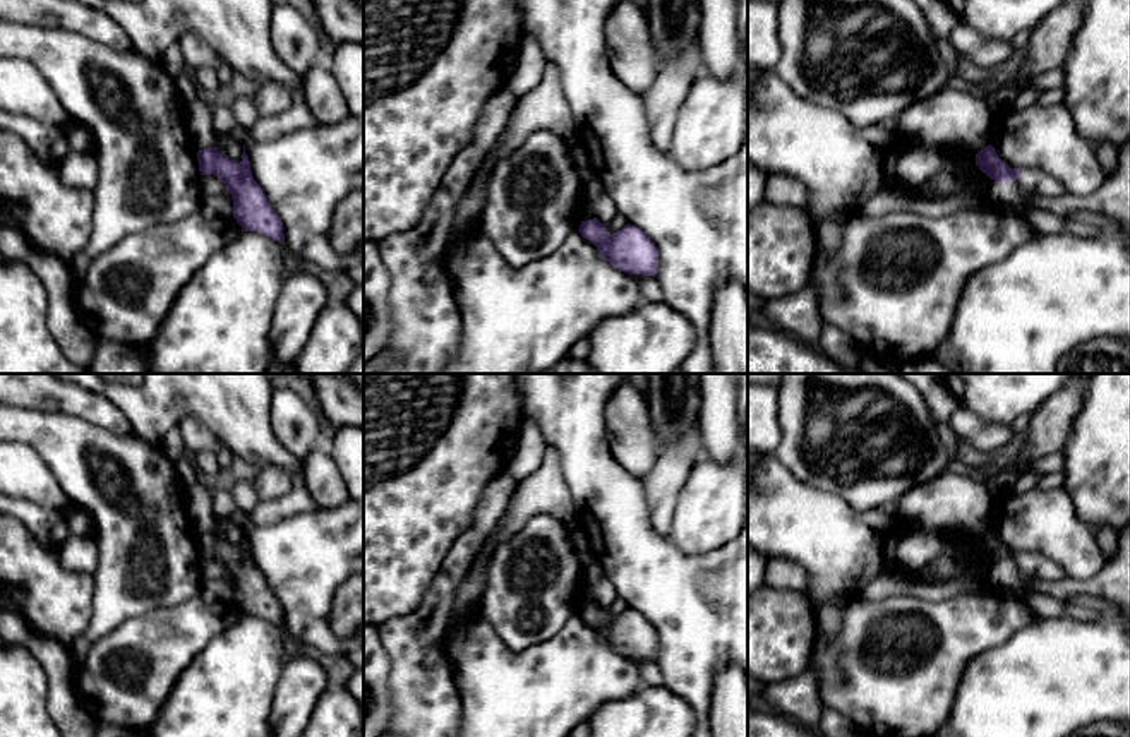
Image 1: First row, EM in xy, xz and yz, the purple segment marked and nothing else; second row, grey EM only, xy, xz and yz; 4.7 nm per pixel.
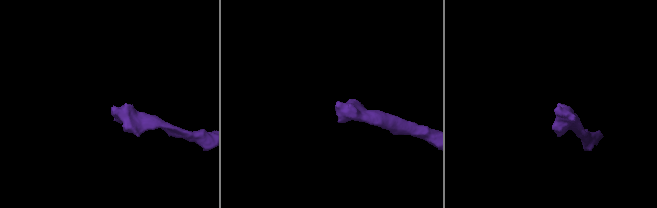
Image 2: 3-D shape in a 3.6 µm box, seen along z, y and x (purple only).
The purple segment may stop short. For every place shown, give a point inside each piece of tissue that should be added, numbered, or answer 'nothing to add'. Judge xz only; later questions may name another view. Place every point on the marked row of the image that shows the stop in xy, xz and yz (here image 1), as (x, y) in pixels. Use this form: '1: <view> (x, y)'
nothing to add

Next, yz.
1: yz (1031, 180)

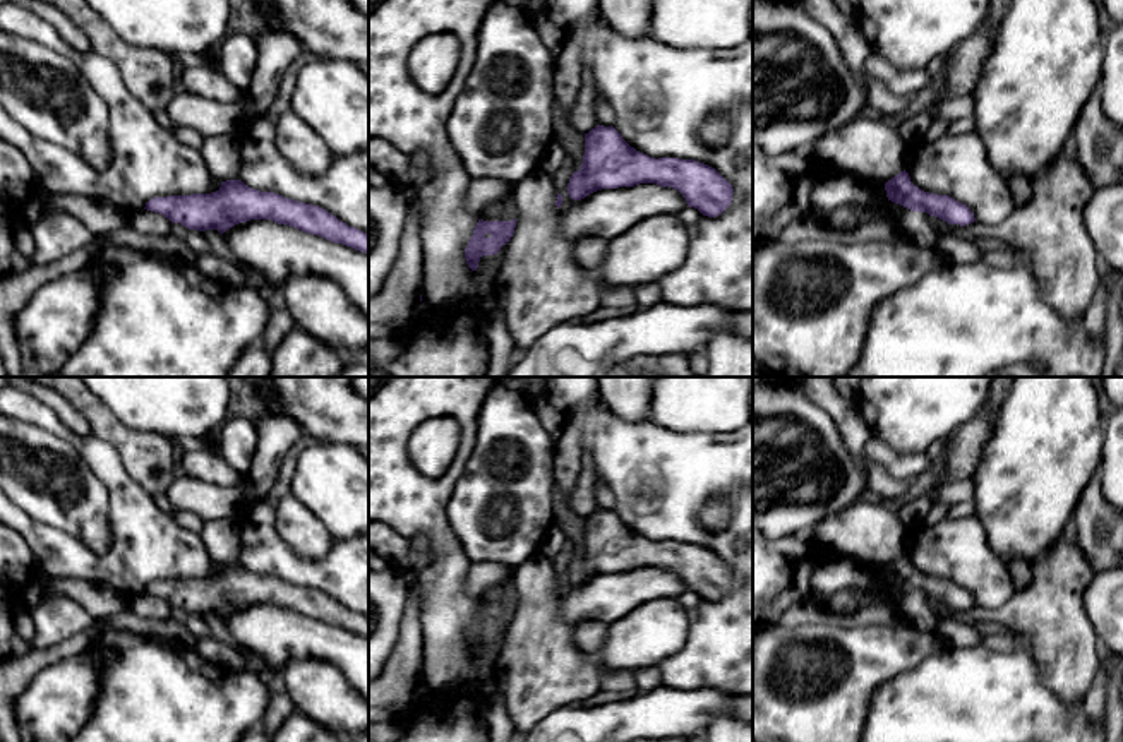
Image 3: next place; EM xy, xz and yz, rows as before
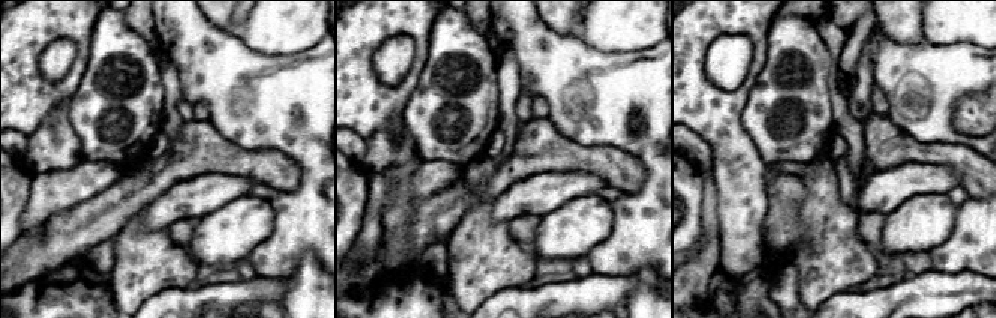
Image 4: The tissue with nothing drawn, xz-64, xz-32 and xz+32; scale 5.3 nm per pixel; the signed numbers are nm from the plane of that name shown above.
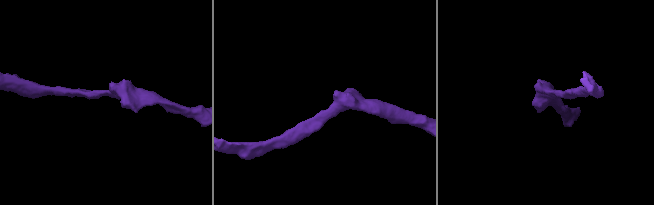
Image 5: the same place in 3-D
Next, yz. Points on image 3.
nothing to add

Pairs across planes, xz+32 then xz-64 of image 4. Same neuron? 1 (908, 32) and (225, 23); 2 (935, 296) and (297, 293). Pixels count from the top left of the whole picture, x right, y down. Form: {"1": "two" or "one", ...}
{"1": "one", "2": "two"}

